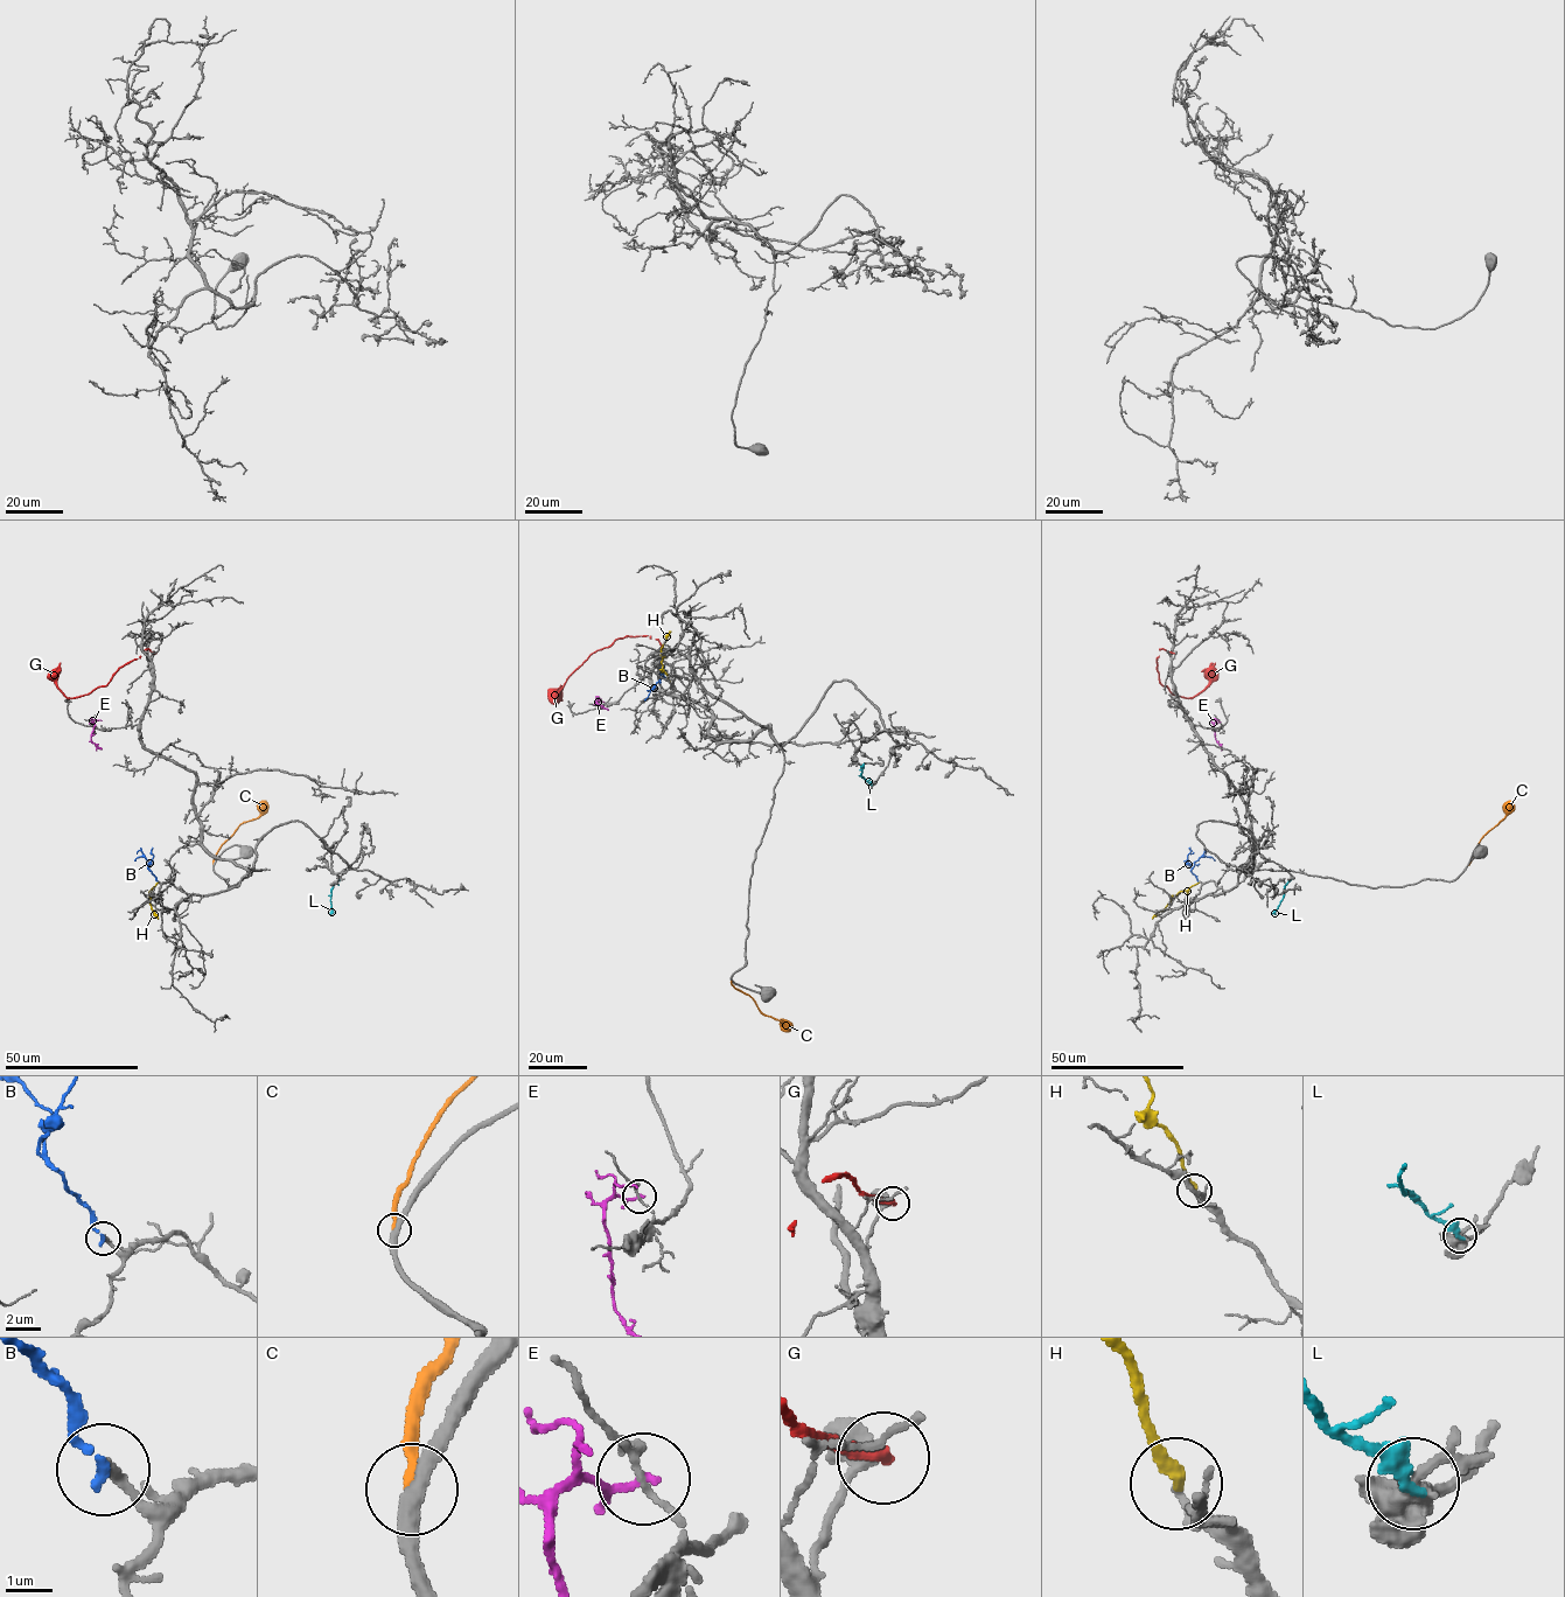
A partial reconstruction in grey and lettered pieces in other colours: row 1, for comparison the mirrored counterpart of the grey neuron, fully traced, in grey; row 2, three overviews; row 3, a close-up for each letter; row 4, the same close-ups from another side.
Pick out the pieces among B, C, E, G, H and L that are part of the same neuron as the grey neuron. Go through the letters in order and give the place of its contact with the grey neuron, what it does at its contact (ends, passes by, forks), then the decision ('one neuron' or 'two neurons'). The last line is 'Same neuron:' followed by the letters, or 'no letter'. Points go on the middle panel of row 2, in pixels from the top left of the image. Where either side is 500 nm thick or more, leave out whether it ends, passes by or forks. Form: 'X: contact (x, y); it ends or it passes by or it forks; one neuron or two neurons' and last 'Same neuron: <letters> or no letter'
B: contact (670, 682); it ends; two neurons
C: contact (731, 981); it ends; two neurons
E: contact (595, 705); it passes by; two neurons
G: contact (668, 655); it ends; two neurons
H: contact (670, 683); it ends; two neurons
L: contact (871, 785); it ends; two neurons
Same neuron: no letter

